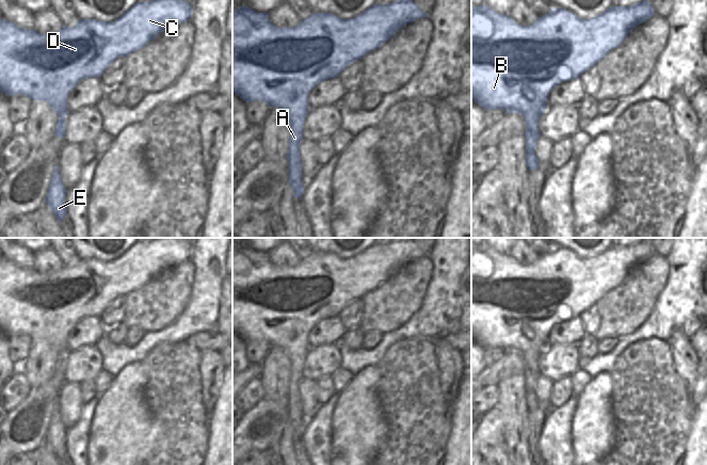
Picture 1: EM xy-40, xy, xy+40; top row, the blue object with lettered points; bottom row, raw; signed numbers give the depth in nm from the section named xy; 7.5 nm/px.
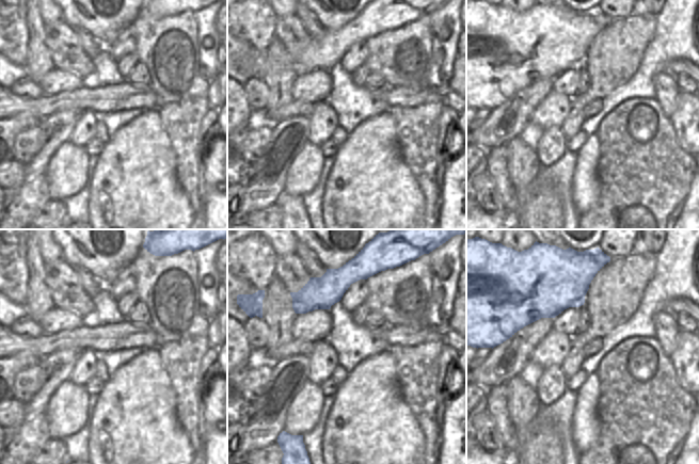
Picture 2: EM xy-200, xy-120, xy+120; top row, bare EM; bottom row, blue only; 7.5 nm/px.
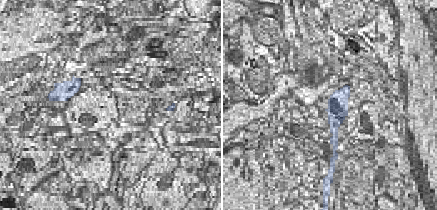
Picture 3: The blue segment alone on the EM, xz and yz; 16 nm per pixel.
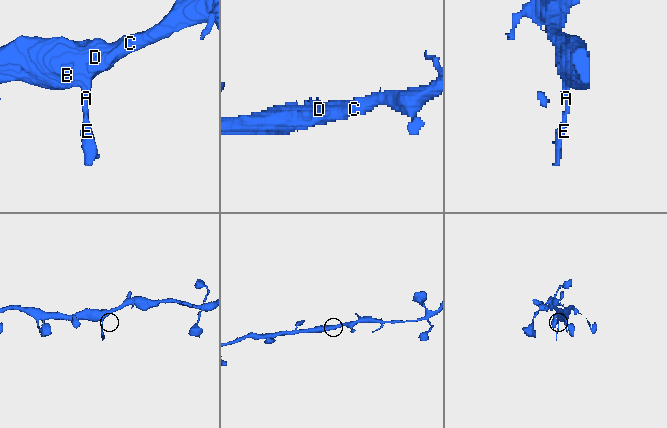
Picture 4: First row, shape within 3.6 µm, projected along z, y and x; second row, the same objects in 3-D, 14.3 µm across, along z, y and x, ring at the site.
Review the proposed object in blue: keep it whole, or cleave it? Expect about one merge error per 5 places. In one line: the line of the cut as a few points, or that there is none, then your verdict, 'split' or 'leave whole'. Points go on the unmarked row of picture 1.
no cut; leave whole

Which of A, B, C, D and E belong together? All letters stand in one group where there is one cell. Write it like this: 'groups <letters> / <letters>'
groups A B C D E

